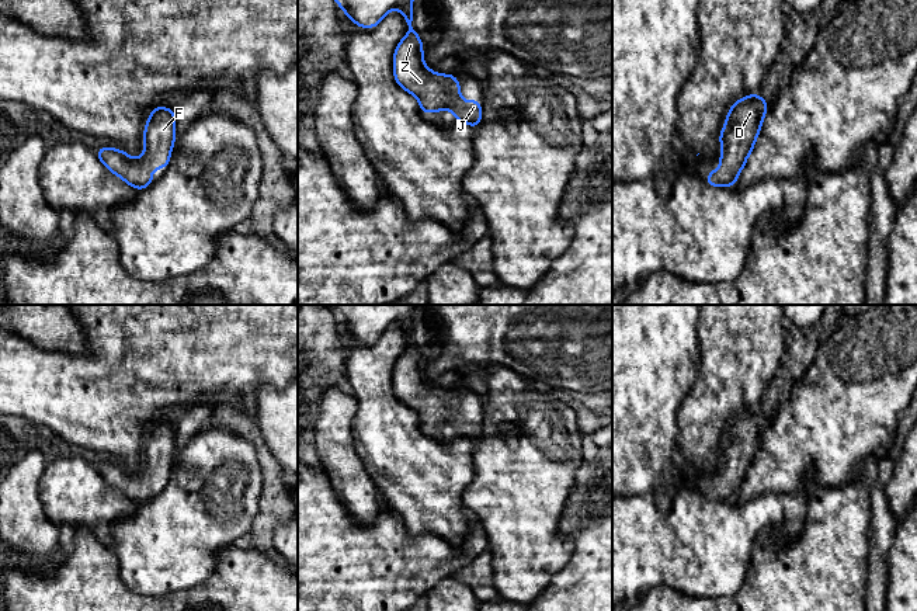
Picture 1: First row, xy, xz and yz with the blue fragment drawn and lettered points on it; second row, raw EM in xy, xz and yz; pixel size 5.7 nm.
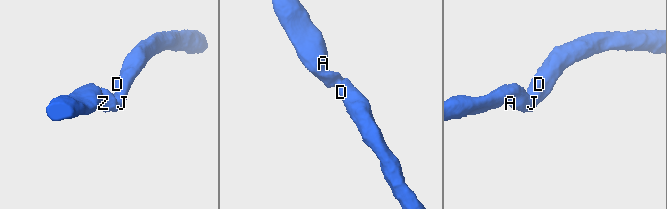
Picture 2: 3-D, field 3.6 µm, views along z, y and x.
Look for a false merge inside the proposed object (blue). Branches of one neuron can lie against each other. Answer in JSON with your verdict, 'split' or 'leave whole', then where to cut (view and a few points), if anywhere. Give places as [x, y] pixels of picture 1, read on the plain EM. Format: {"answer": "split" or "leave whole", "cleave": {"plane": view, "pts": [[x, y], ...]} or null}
{"answer": "leave whole", "cleave": null}

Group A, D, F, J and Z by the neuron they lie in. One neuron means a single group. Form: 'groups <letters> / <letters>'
groups A D F J Z

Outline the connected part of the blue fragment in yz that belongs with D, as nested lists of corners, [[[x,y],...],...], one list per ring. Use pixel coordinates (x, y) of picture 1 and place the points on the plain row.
[[[760,409],[744,410],[727,427],[718,456],[722,458],[720,482],[711,486],[705,496],[712,501],[734,501],[756,454],[761,445],[767,416]]]

